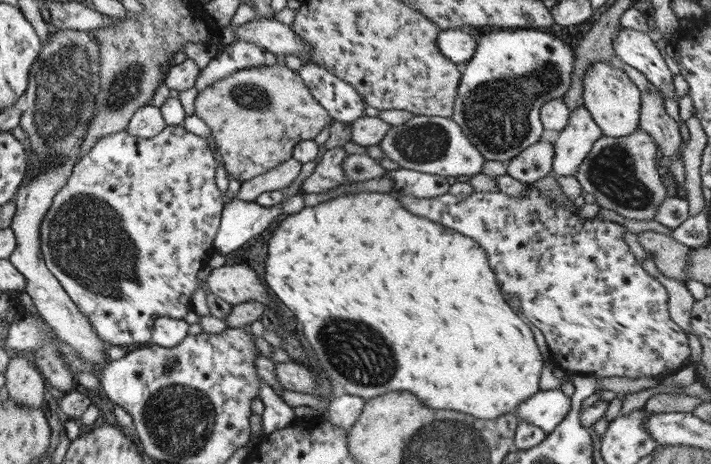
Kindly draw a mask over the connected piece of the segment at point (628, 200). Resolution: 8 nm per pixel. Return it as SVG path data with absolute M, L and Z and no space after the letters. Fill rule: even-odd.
M638 128L636 132L618 139L602 135L590 149L588 156L580 164L575 179L588 194L592 194L599 206L614 210L630 220L652 220L655 210L666 198L666 188L662 185L658 167L656 167L657 144L650 134Z

